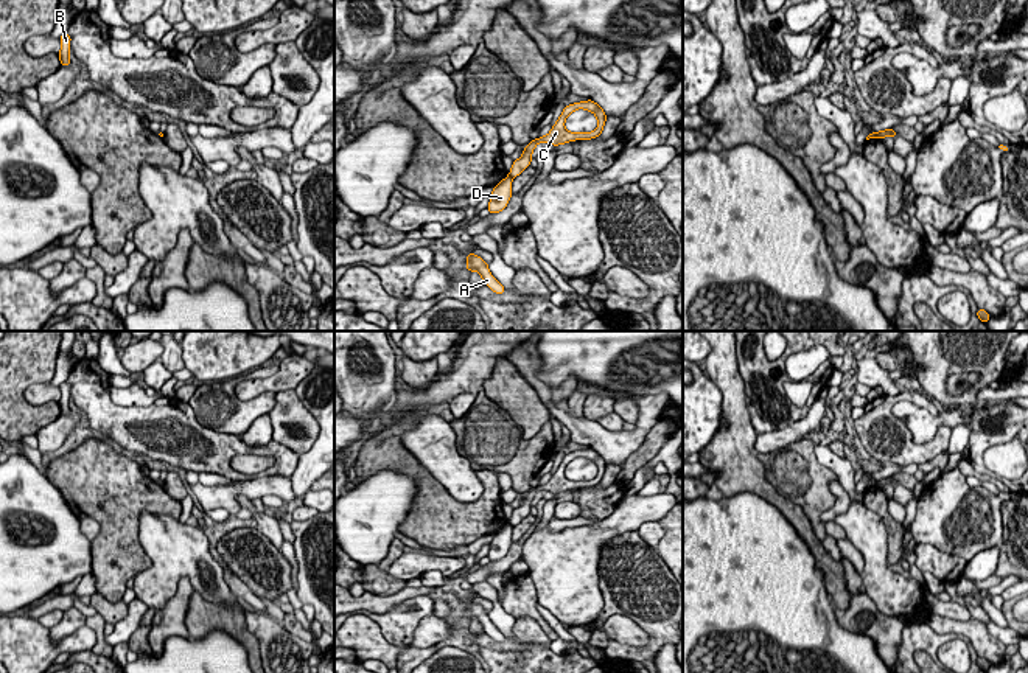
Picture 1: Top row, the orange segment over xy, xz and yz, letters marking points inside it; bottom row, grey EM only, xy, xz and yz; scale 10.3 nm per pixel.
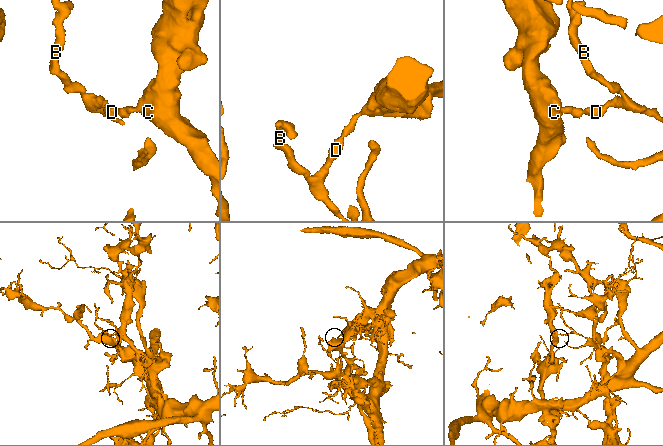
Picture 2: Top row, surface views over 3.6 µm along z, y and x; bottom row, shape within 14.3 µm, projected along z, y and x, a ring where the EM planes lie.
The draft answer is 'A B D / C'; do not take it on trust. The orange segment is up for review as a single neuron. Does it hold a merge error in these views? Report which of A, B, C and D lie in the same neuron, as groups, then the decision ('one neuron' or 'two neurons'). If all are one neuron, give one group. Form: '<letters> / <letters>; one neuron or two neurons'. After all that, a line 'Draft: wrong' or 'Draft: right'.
A B D / C; two neurons
Draft: right

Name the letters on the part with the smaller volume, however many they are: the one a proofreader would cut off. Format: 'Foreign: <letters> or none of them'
Foreign: C

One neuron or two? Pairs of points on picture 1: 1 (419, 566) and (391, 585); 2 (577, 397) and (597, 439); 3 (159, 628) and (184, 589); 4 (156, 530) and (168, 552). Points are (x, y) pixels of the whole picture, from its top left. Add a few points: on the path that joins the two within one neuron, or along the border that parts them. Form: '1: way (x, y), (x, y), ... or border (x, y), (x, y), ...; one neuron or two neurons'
1: border (386, 571), (405, 582); two neurons
2: border (566, 401), (568, 411), (580, 418); two neurons
3: way (168, 619), (182, 599); one neuron
4: way (160, 535), (168, 543), (168, 547); one neuron

